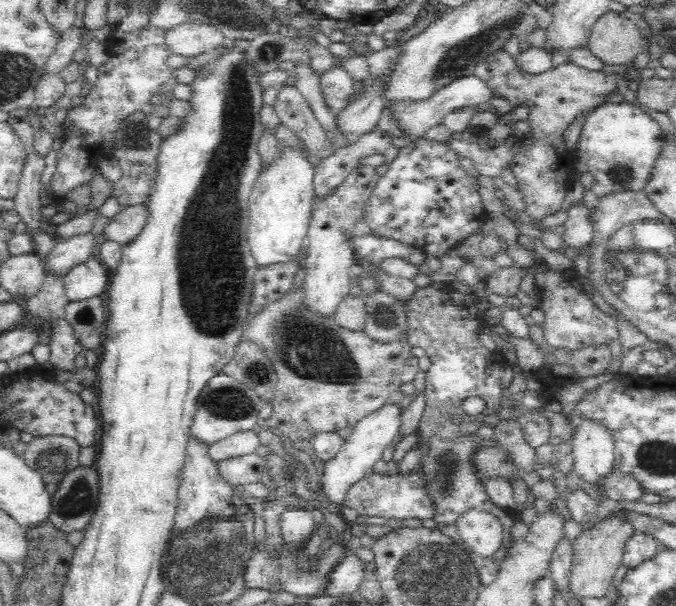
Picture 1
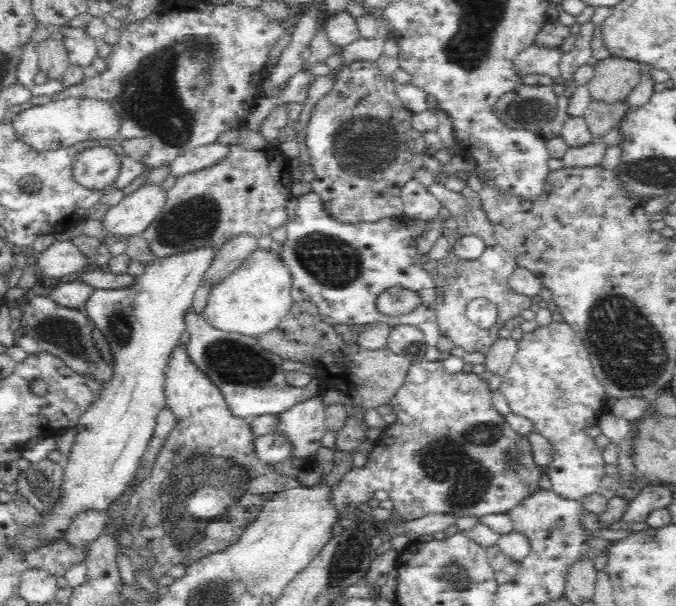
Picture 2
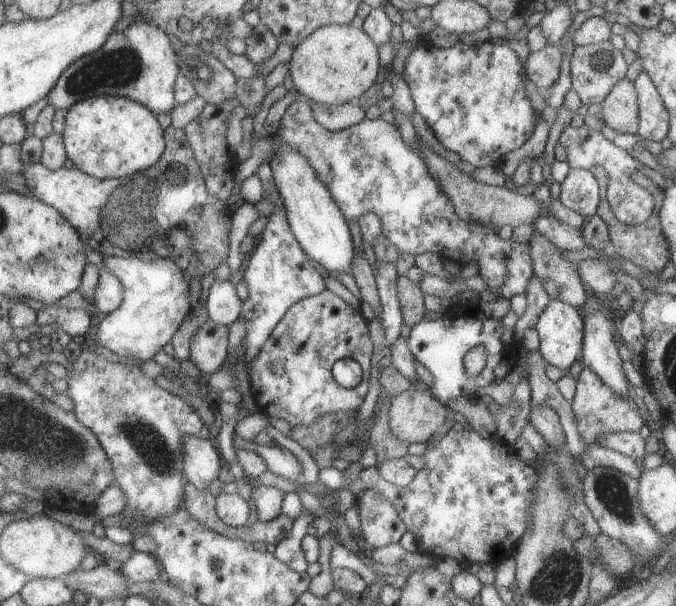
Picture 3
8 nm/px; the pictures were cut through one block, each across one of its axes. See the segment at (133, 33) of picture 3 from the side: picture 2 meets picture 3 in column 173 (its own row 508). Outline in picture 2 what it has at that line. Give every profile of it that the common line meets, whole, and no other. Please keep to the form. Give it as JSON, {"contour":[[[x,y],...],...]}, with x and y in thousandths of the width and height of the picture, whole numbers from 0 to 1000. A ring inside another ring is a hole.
{"contour":[[[311,399],[287,406],[284,413],[266,413],[260,419],[225,426],[222,432],[214,434],[213,452],[197,455],[198,465],[189,474],[139,477],[126,502],[126,510],[133,528],[141,531],[141,540],[151,546],[163,568],[166,594],[160,602],[166,606],[161,612],[166,614],[166,620],[143,639],[142,650],[136,653],[136,663],[115,690],[111,703],[114,719],[92,764],[89,815],[78,823],[77,832],[71,832],[74,842],[68,848],[59,847],[59,855],[53,861],[43,863],[41,868],[30,868],[24,881],[6,888],[6,899],[12,899],[18,913],[40,917],[41,913],[52,913],[53,906],[64,906],[68,899],[80,899],[83,893],[95,891],[107,860],[111,860],[118,847],[157,845],[198,792],[206,762],[226,721],[231,688],[247,667],[243,630],[247,627],[249,599],[259,571],[266,564],[266,554],[275,548],[274,525],[284,508],[287,483],[302,465],[300,459],[312,442],[312,432],[321,413],[322,408],[314,406]]]}

